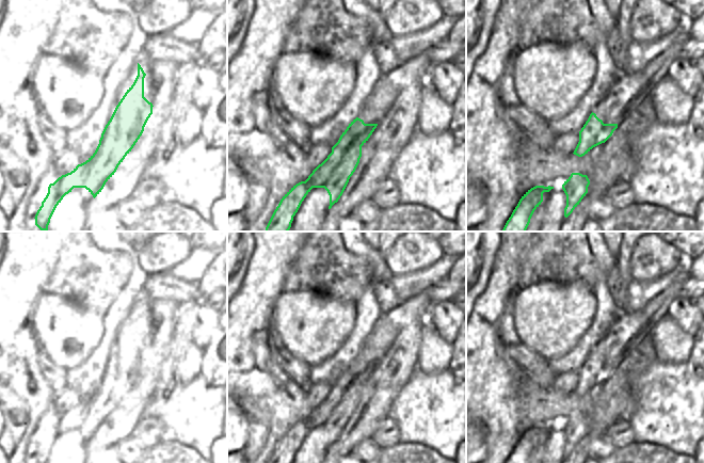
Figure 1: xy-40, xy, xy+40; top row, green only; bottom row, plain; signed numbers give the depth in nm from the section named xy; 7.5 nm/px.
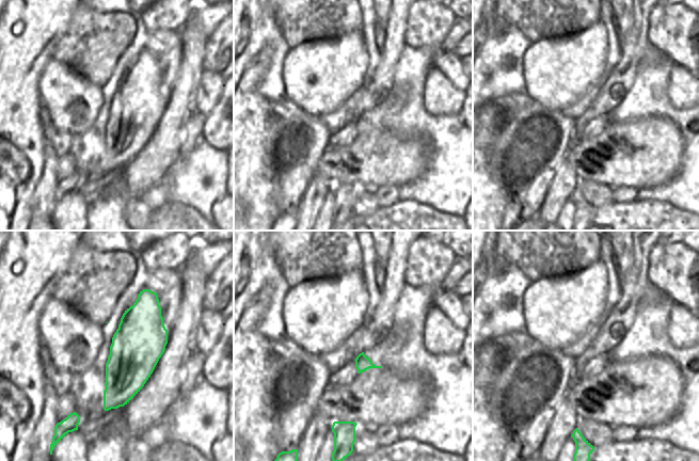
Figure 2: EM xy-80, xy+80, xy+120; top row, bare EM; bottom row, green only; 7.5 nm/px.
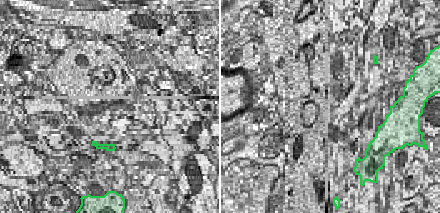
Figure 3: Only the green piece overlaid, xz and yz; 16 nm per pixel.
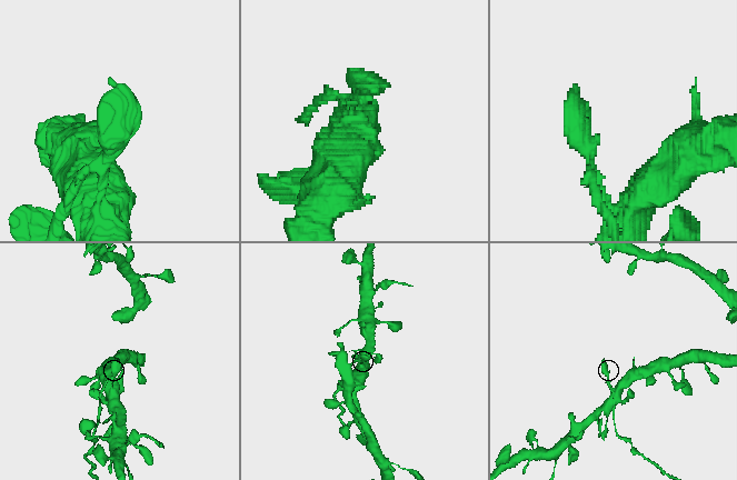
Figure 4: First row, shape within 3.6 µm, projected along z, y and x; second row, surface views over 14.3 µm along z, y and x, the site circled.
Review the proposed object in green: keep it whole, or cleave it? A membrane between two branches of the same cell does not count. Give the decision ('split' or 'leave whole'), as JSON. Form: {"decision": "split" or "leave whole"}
{"decision": "split"}

